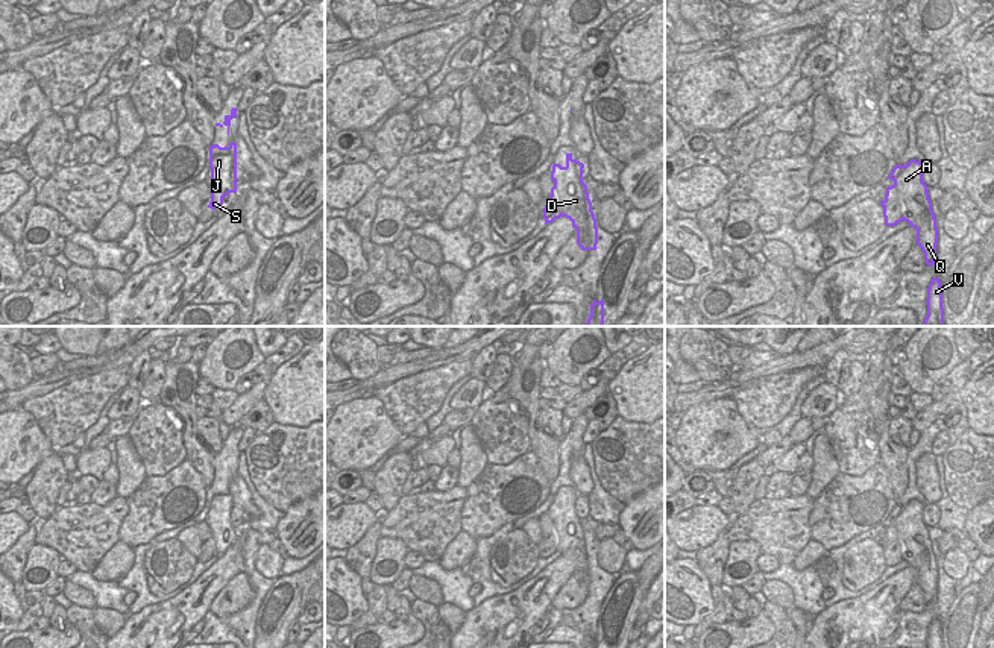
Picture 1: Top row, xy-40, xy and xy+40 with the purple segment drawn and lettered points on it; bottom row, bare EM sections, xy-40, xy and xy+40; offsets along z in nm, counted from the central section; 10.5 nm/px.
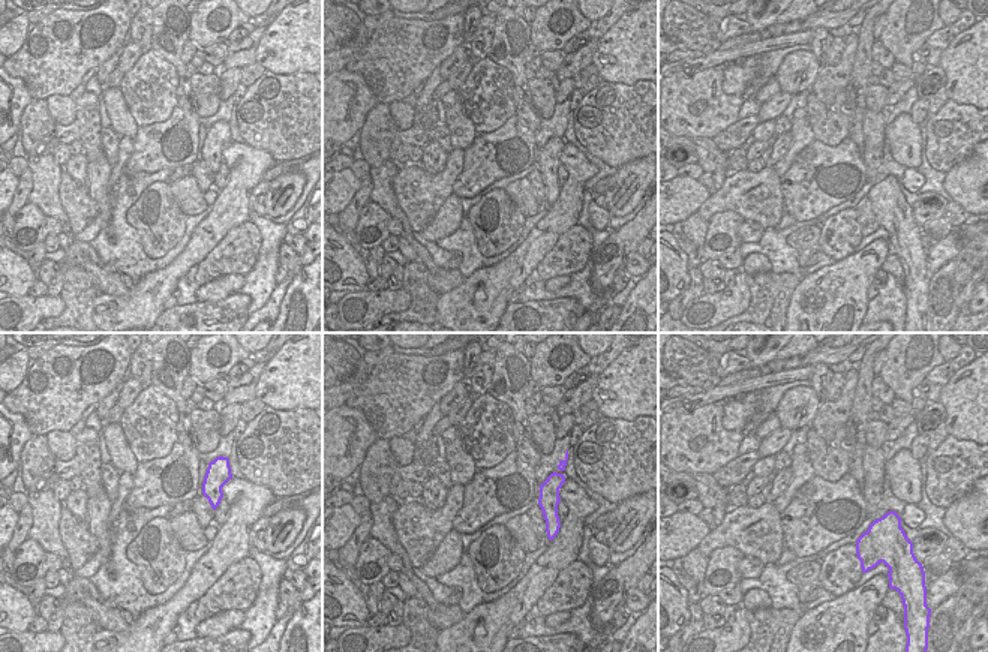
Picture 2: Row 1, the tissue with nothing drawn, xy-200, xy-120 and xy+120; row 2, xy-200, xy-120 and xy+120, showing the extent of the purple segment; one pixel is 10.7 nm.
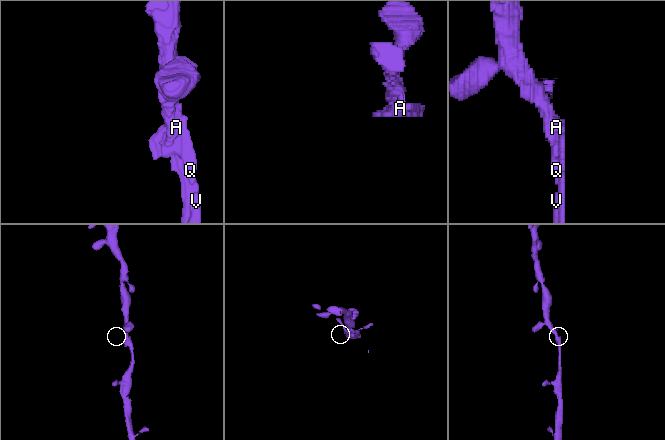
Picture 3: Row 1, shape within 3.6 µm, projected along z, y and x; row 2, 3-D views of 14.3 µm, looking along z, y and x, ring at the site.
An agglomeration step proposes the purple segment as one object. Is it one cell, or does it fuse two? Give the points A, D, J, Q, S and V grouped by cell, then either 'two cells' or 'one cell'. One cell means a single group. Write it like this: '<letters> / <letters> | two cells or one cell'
A D J Q S V | one cell

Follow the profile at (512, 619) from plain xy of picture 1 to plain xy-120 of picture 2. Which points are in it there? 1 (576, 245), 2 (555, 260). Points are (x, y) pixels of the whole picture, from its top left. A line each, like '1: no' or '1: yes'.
1: no
2: no

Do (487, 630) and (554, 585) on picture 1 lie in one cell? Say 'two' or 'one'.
one

